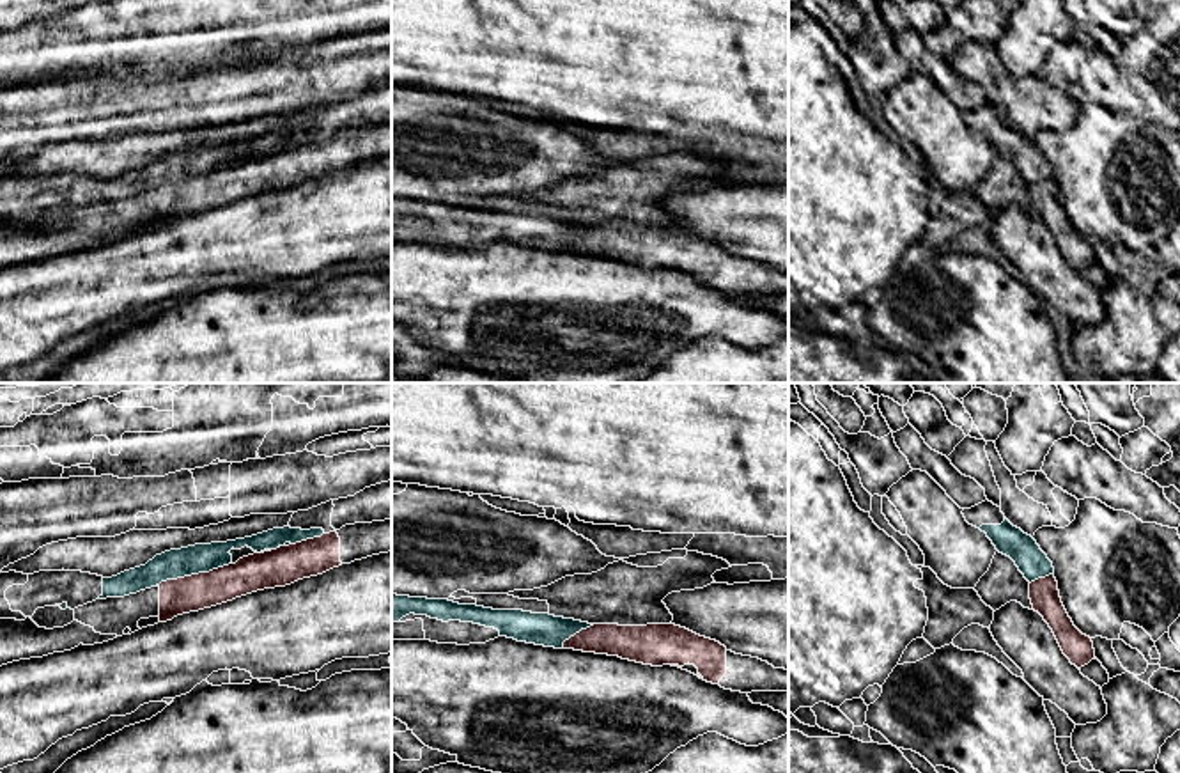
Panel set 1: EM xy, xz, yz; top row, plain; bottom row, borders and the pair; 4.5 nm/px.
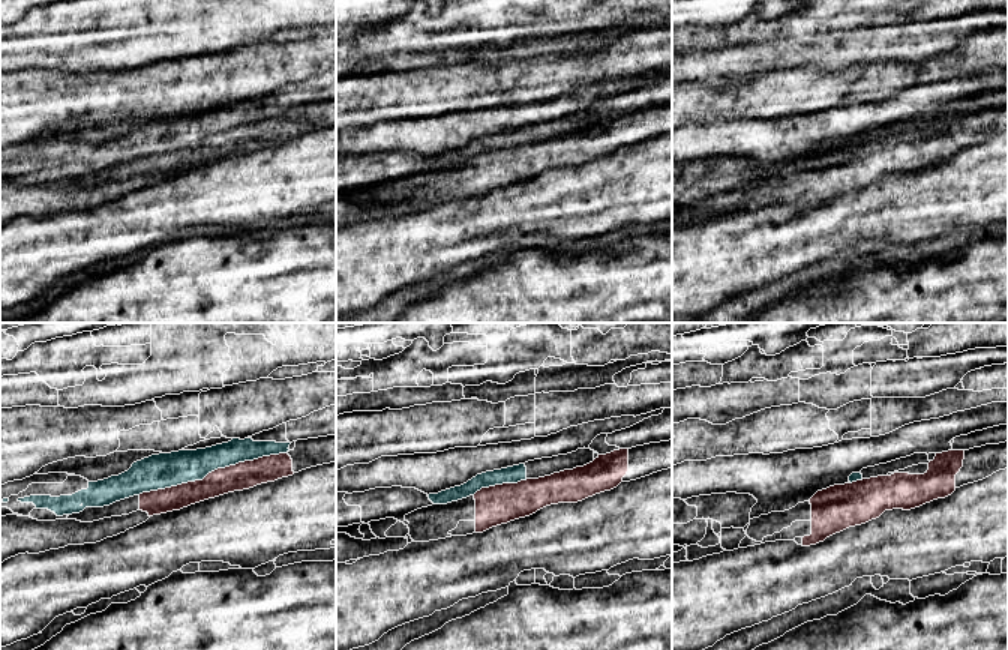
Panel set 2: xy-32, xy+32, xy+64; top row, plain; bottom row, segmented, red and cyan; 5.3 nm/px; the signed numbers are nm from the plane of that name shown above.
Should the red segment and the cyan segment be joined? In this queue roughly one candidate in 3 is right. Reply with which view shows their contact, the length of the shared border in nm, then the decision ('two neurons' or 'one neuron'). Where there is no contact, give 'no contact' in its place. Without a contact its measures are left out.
xy | 340 nm | two neurons

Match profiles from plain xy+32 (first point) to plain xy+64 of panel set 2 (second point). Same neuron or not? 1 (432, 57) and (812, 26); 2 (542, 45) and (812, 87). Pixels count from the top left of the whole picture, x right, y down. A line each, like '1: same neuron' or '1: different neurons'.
1: different neurons
2: different neurons

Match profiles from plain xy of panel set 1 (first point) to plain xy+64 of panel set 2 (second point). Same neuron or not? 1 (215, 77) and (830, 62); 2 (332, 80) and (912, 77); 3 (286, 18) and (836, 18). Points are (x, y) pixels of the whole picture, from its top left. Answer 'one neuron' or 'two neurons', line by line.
1: two neurons
2: one neuron
3: one neuron

